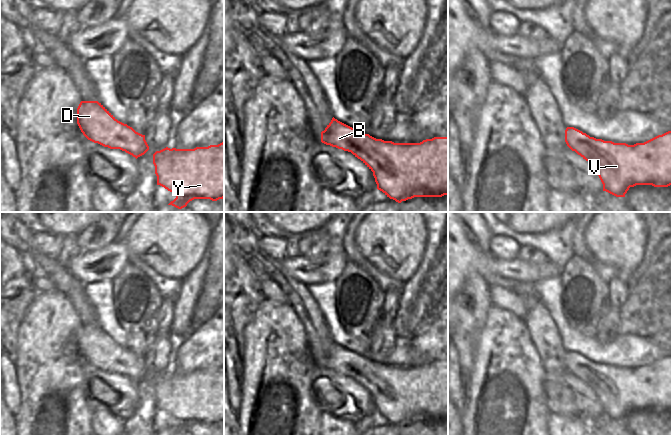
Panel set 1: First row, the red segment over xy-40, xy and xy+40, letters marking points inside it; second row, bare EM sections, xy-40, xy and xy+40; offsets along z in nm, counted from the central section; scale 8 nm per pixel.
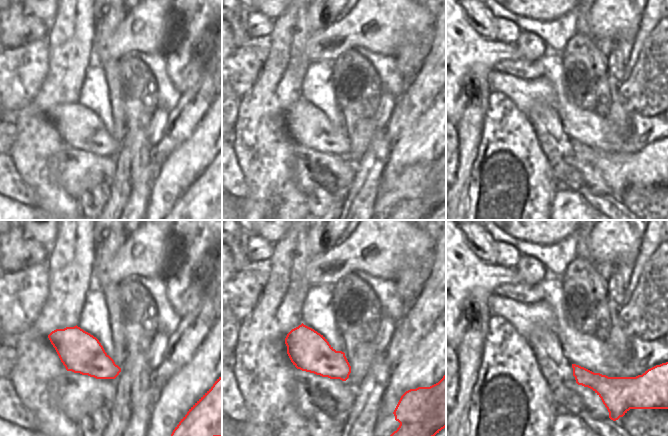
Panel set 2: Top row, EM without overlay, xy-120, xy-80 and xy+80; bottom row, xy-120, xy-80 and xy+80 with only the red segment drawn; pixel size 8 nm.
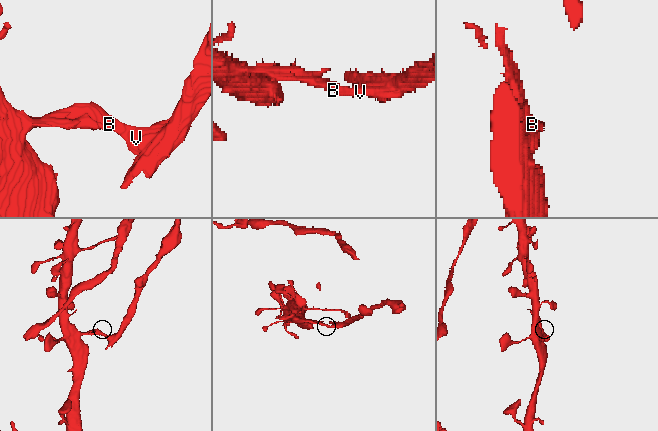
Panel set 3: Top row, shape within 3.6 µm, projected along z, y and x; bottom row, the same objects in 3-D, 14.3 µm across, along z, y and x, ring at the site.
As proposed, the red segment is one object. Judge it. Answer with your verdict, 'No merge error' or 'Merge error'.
Merge error.

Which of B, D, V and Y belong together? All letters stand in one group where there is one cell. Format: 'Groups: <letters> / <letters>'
Groups: B D / V Y.

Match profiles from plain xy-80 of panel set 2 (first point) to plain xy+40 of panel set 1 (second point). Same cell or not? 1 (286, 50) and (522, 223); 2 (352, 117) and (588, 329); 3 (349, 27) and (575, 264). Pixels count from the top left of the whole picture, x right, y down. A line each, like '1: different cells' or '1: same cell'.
1: different cells
2: same cell
3: different cells

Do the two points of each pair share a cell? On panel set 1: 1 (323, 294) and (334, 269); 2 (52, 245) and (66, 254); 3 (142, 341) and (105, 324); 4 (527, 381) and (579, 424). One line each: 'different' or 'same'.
1: different
2: different
3: different
4: different

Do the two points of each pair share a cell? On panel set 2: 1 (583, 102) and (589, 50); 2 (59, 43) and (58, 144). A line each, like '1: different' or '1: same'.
1: same
2: same

